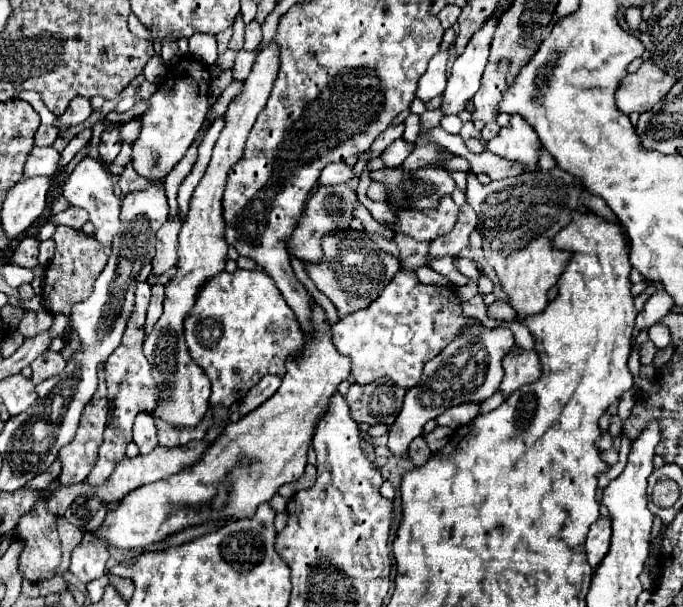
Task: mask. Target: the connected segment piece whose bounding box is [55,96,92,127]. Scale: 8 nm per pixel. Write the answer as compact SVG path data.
M78 96L70 102L67 110L62 116L60 116L60 119L55 126L70 127L77 125L85 121L91 113L92 109L90 106L90 101L84 97Z

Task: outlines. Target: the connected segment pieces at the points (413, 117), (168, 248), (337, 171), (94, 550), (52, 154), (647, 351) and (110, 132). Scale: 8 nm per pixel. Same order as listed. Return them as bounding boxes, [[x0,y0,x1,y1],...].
[[404,114,420,142],[152,220,182,278],[318,162,352,186],[70,538,108,584],[26,146,60,176],[640,340,656,366],[100,128,120,164]]

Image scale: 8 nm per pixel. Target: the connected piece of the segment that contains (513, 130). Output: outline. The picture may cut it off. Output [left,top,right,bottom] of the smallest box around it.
[488,114,542,172]

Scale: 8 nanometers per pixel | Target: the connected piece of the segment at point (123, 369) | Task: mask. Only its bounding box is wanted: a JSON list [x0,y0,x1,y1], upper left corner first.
[86,282,156,484]

